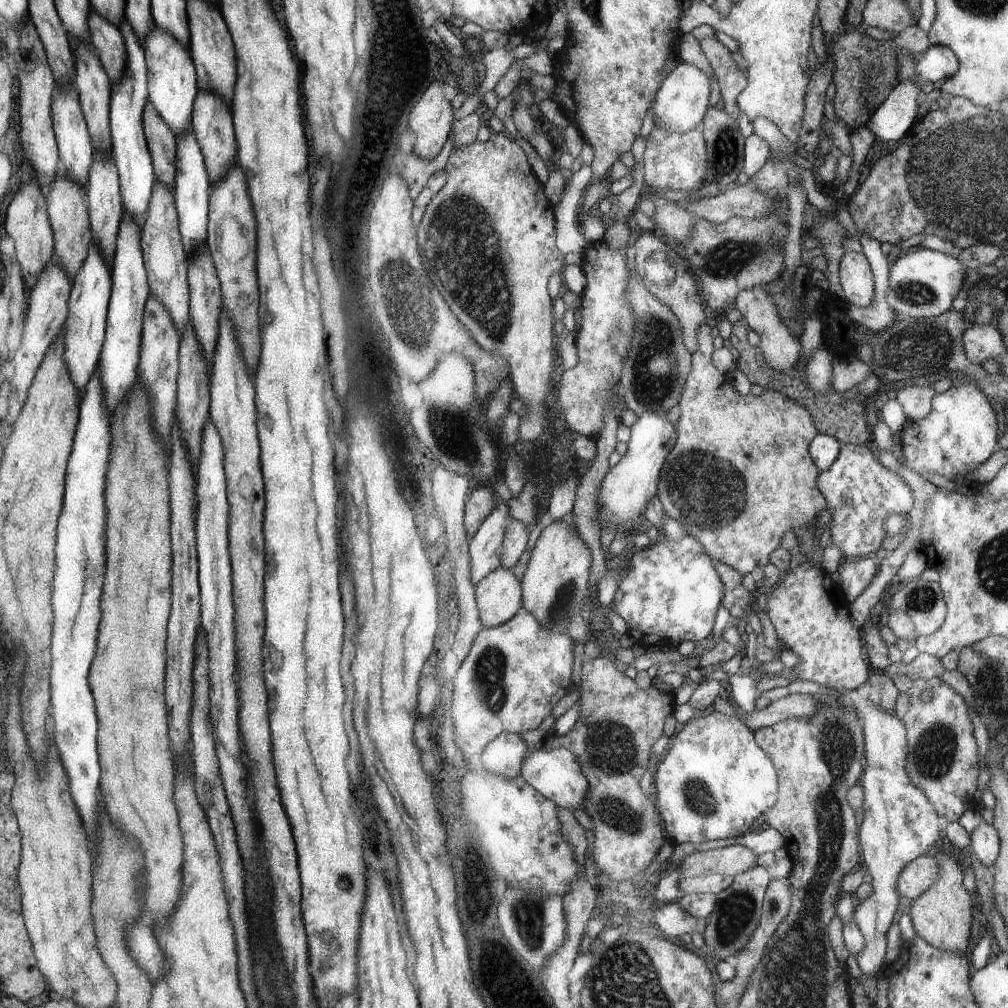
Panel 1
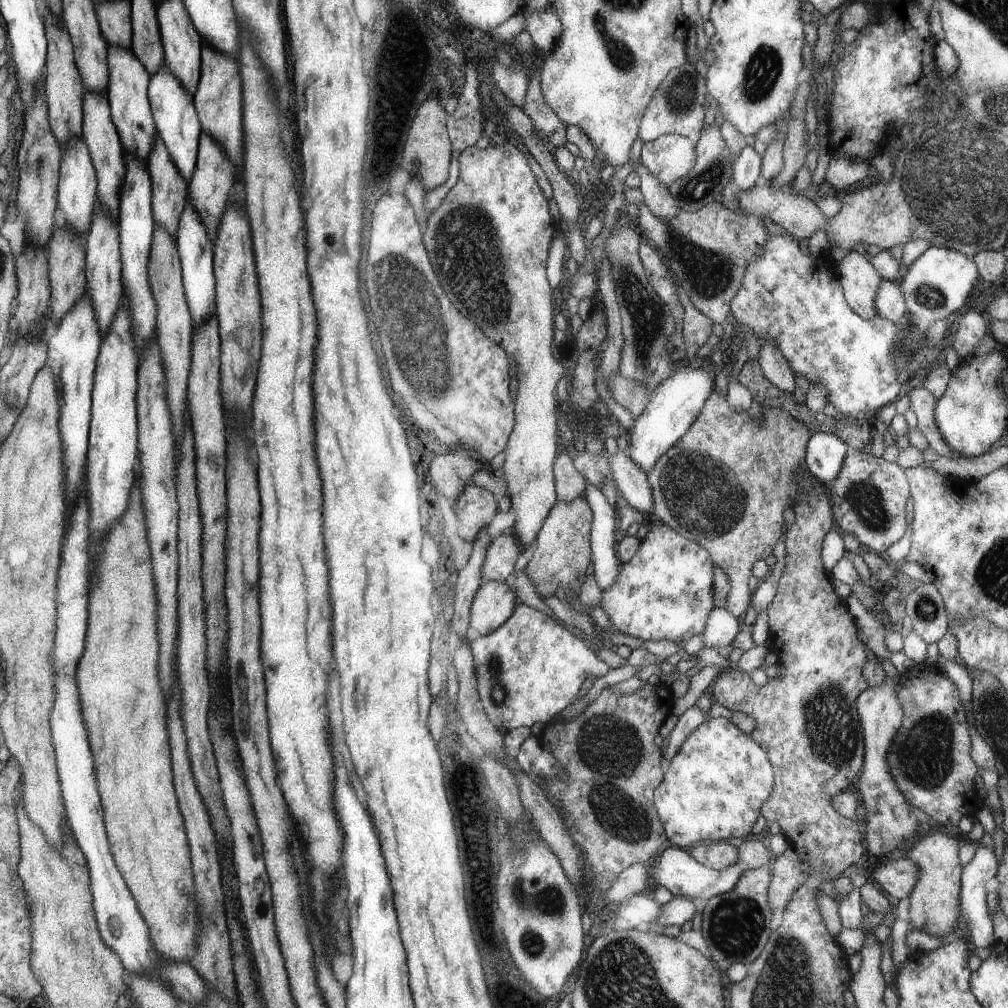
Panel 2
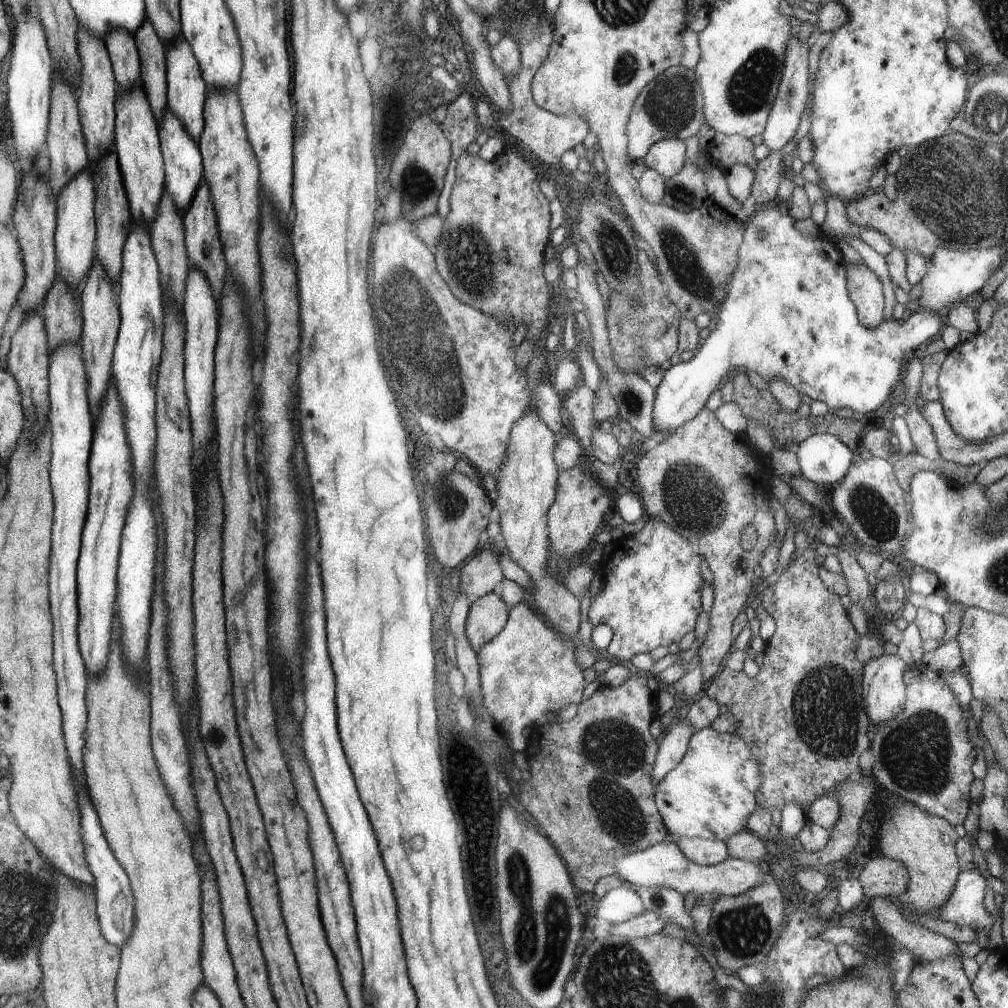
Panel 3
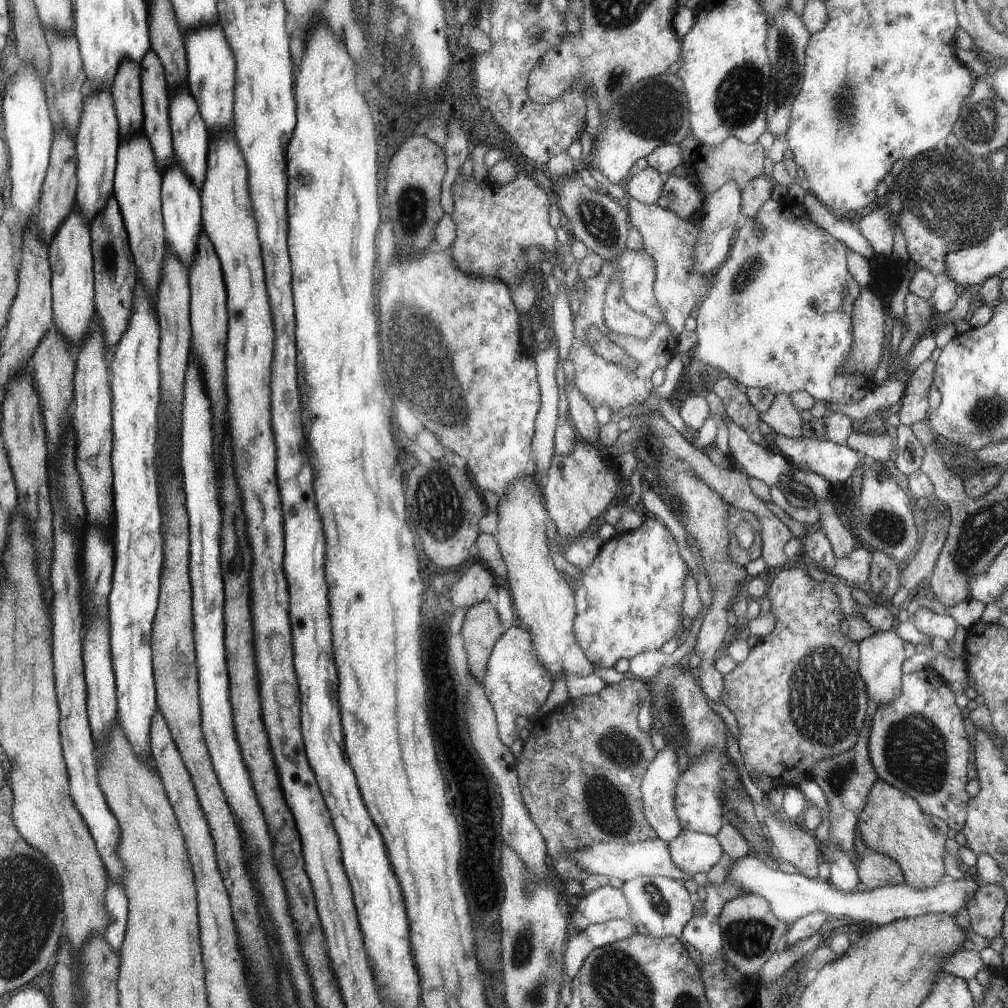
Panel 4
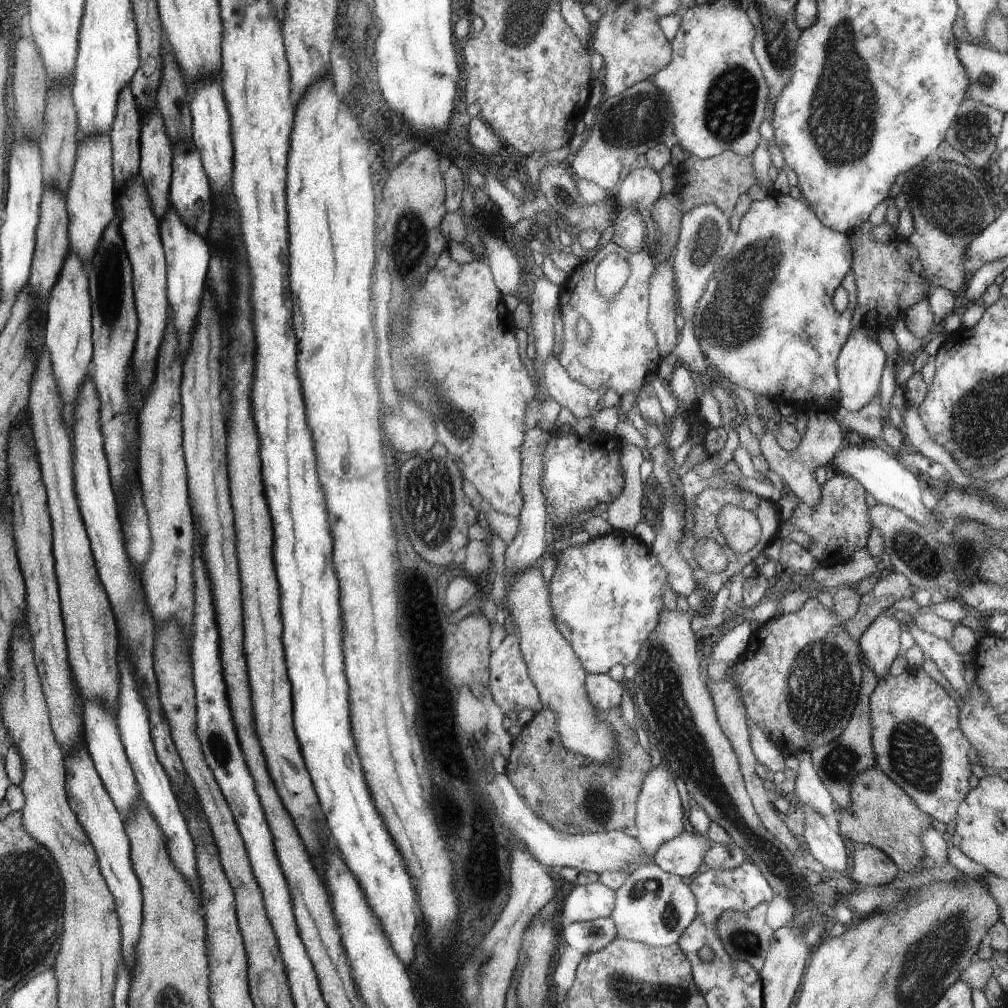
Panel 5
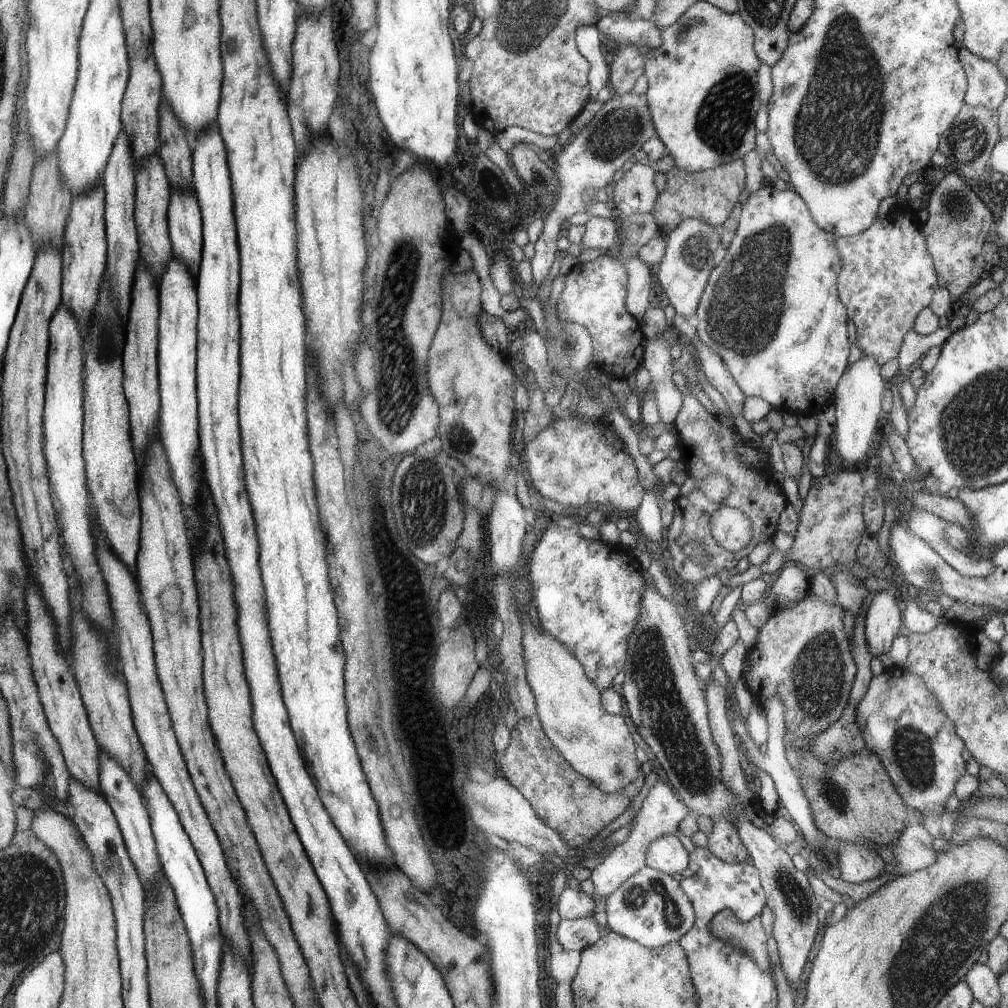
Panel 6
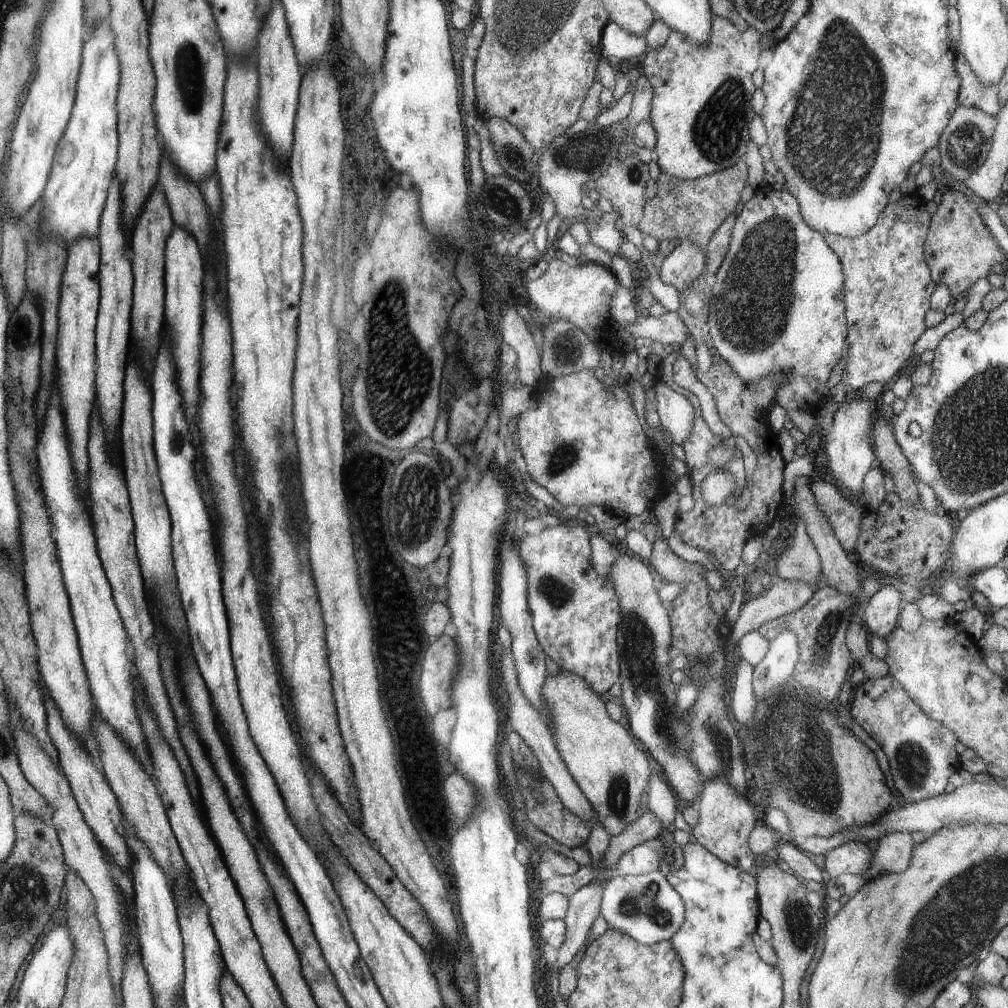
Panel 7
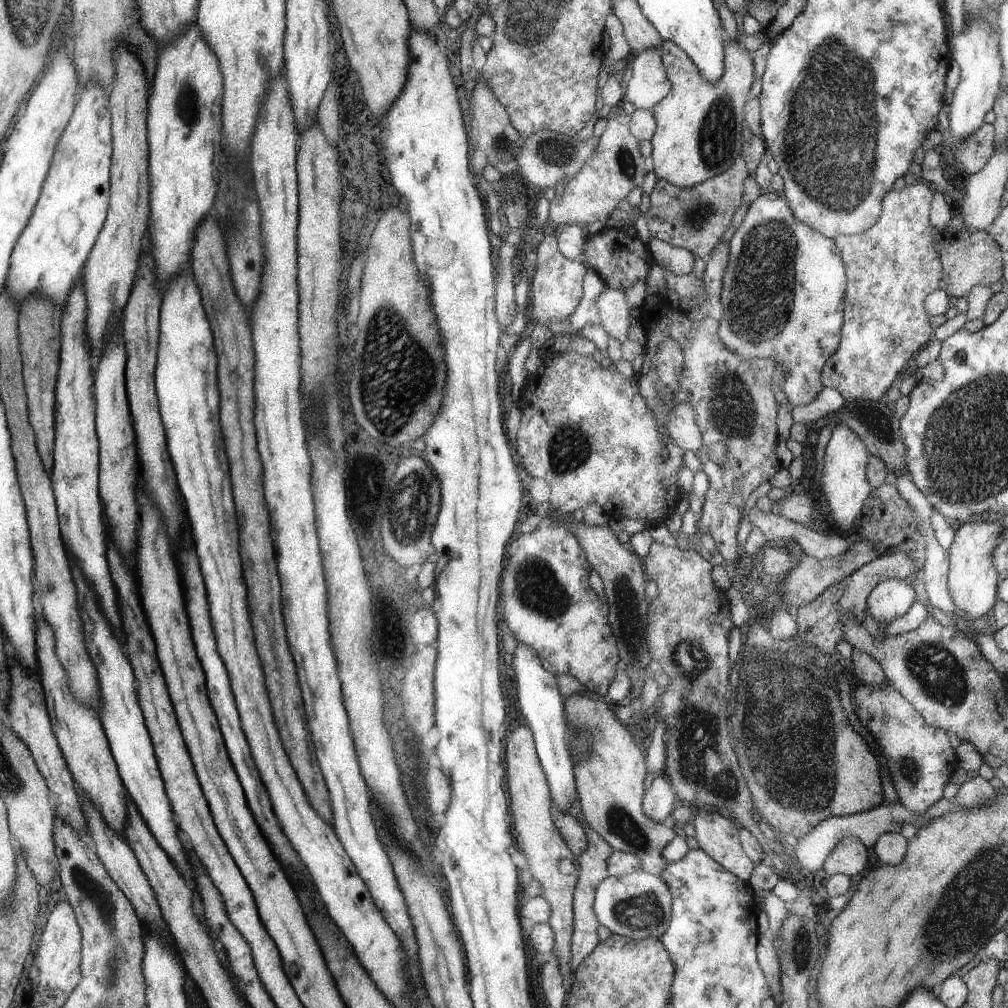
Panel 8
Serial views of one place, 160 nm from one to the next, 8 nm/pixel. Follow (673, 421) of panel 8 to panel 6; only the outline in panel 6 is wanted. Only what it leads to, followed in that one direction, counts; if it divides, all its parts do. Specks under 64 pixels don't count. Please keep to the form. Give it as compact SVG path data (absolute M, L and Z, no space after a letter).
M665 335L647 341L640 366L645 367L650 374L650 388L659 412L659 420L663 424L672 425L682 399L671 381L674 358L669 345L671 346L672 342Z

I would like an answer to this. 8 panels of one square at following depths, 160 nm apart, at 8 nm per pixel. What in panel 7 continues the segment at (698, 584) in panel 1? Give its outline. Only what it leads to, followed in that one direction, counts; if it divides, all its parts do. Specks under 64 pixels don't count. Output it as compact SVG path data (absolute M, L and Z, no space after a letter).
M562 521L559 526L543 528L539 534L531 534L531 536L525 535L517 544L517 554L519 554L519 558L521 558L521 562L523 562L523 570L525 570L527 610L531 616L533 634L535 634L539 646L541 646L545 658L549 657L561 670L571 672L571 674L577 674L579 678L583 678L583 682L585 682L593 692L597 692L599 695L605 695L607 690L618 681L620 674L617 644L615 644L617 636L615 636L615 632L617 632L617 624L619 624L619 620L621 620L621 612L619 612L619 606L617 606L617 594L615 594L615 590L613 590L611 580L599 578L599 576L595 574L595 570L591 568L591 562L589 562L591 550L589 550L589 536L587 536L587 532L585 532L583 528L577 528L577 526L565 526L565 523Z

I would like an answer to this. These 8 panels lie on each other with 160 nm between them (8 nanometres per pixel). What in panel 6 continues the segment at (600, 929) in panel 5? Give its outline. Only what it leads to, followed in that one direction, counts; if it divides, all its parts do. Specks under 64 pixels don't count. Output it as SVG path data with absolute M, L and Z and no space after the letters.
M593 916L579 917L576 919L557 920L558 924L554 926L556 942L563 950L577 951L579 954L588 946L591 946L601 935L608 932L608 929L599 930L597 921Z

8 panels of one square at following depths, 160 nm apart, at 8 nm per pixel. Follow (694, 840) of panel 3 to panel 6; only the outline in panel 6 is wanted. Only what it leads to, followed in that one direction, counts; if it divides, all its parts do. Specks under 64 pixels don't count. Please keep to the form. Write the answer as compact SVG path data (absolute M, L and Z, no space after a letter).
M663 835L656 838L647 847L644 865L664 873L685 874L690 861L689 849L675 835Z

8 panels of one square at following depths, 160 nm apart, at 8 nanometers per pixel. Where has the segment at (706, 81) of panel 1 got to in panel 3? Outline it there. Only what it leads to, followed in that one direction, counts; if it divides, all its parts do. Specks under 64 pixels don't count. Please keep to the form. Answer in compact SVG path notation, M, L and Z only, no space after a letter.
M680 65L668 67L639 92L627 118L627 158L629 163L644 158L655 142L663 139L686 139L695 135L703 122L703 98L695 73Z

